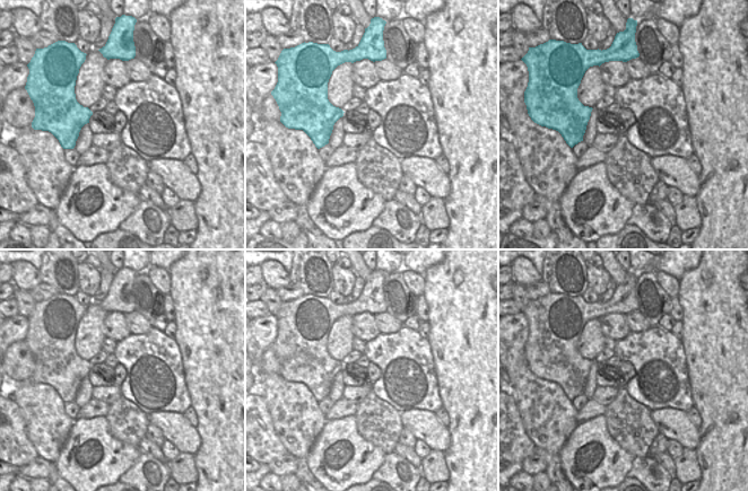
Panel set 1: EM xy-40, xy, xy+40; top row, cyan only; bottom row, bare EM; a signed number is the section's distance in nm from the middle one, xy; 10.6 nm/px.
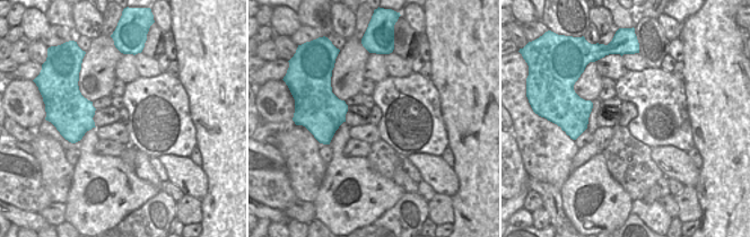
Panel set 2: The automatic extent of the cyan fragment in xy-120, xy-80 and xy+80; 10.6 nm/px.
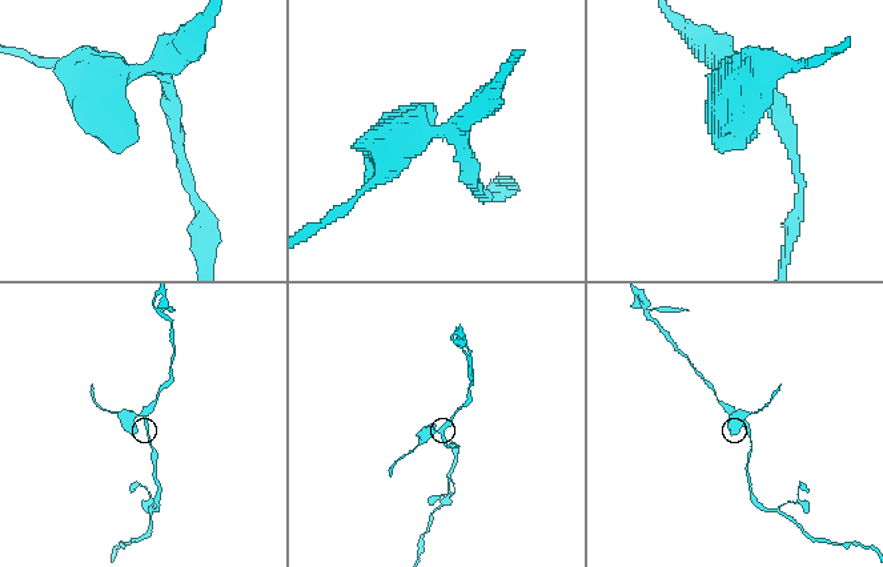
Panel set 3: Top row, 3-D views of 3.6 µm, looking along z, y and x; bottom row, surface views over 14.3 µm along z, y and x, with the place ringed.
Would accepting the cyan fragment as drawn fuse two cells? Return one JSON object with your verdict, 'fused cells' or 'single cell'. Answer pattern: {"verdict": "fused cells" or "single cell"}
{"verdict": "fused cells"}

